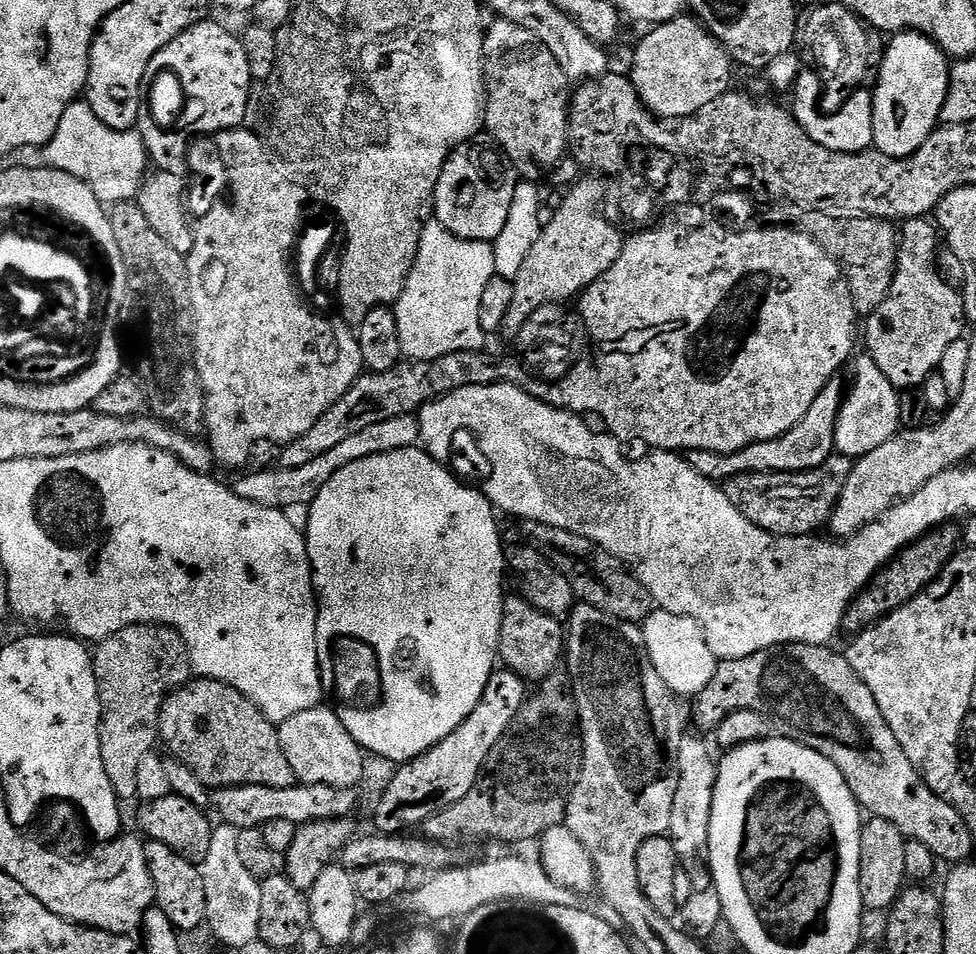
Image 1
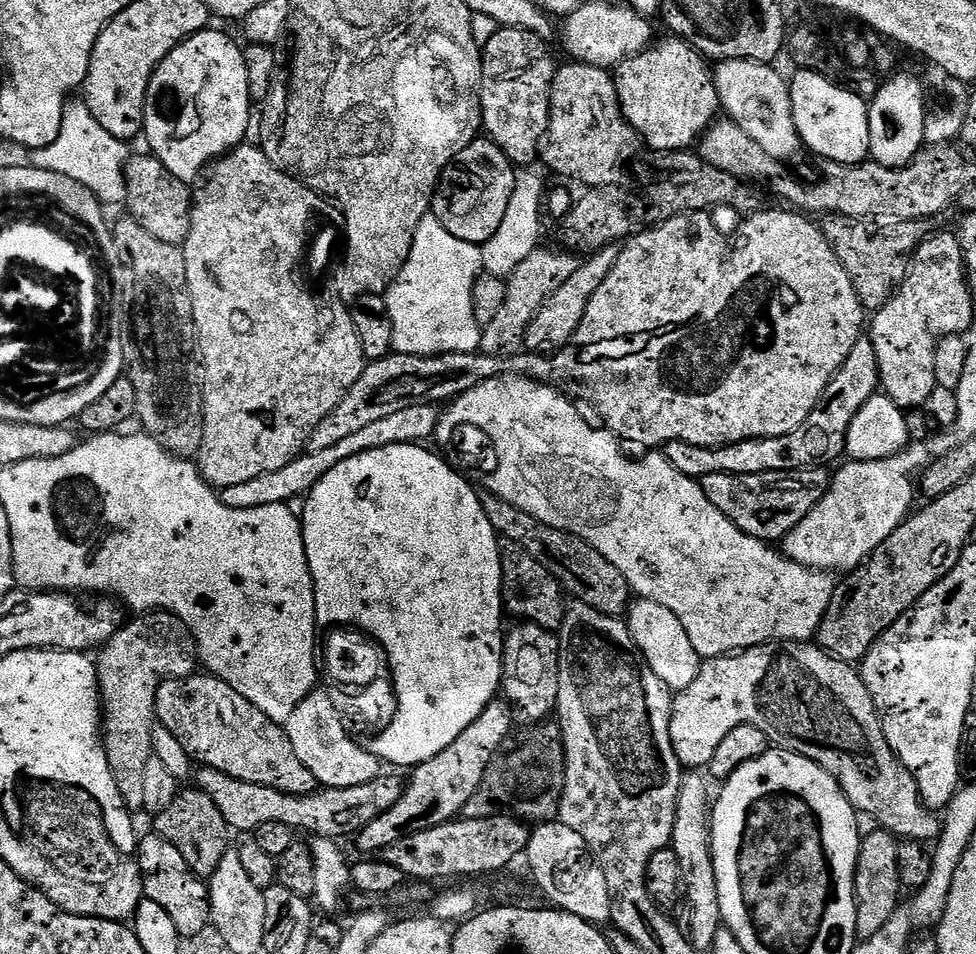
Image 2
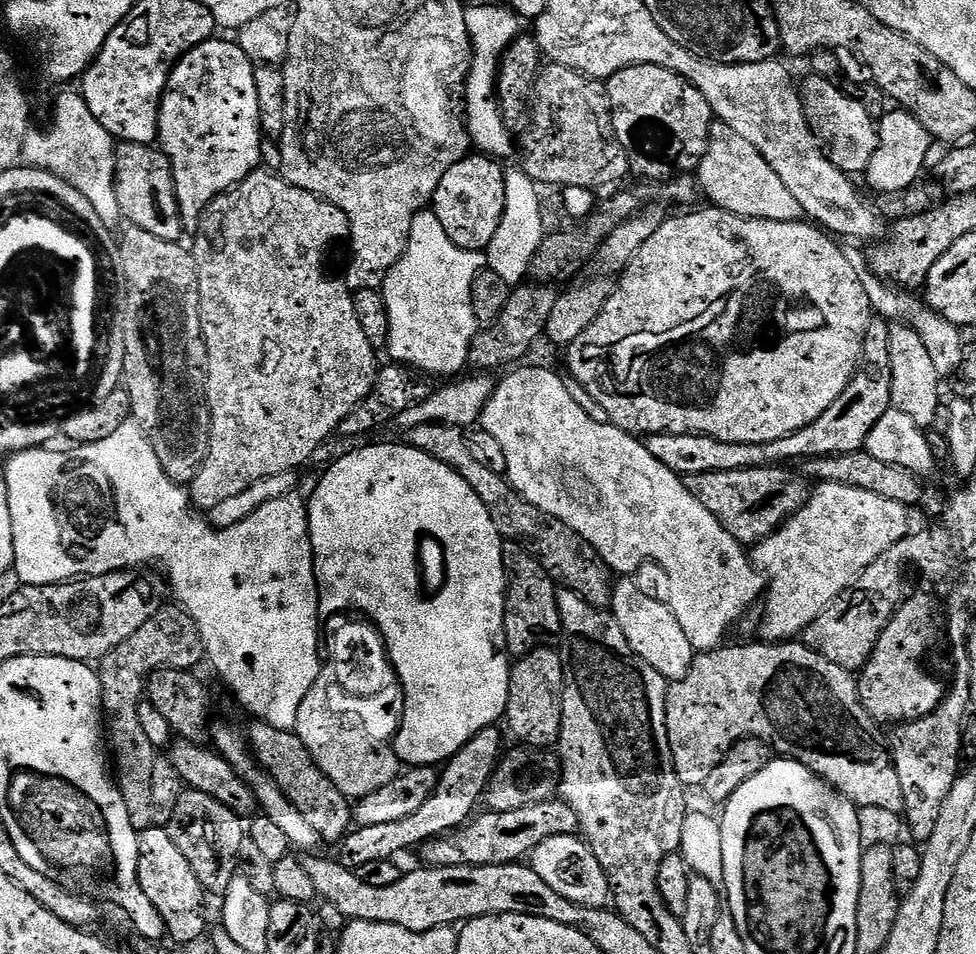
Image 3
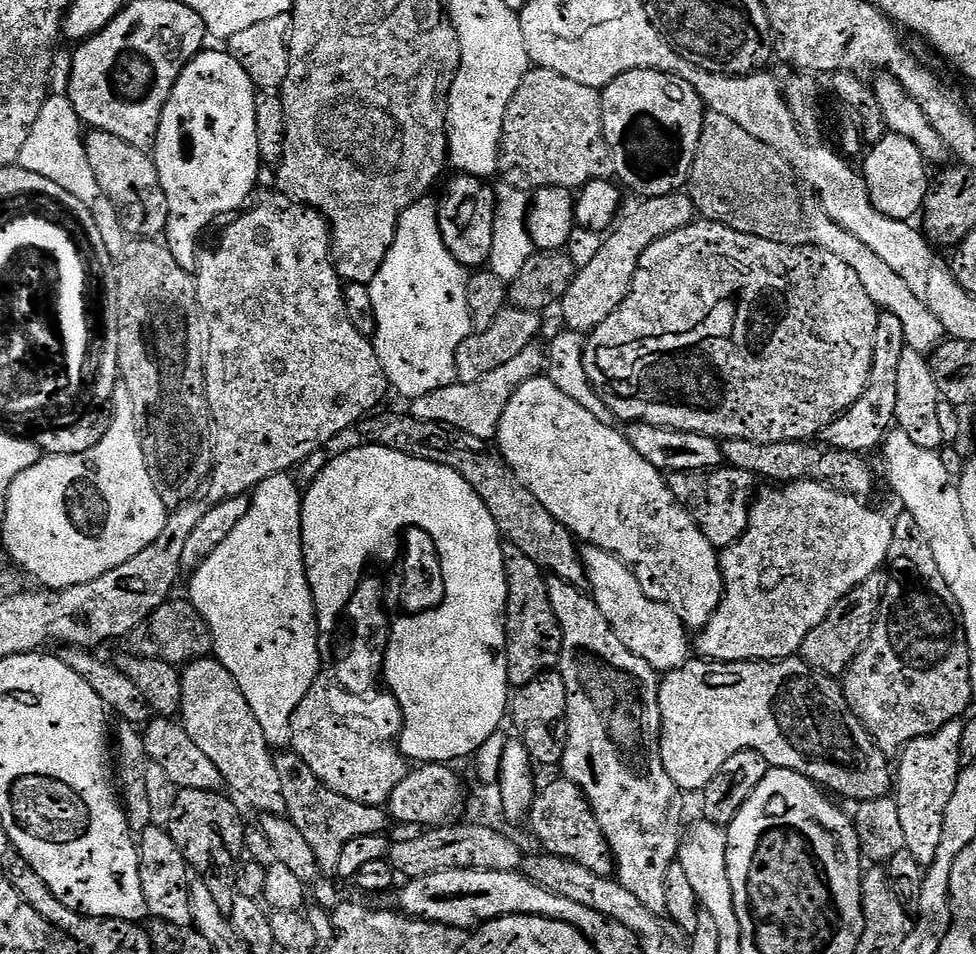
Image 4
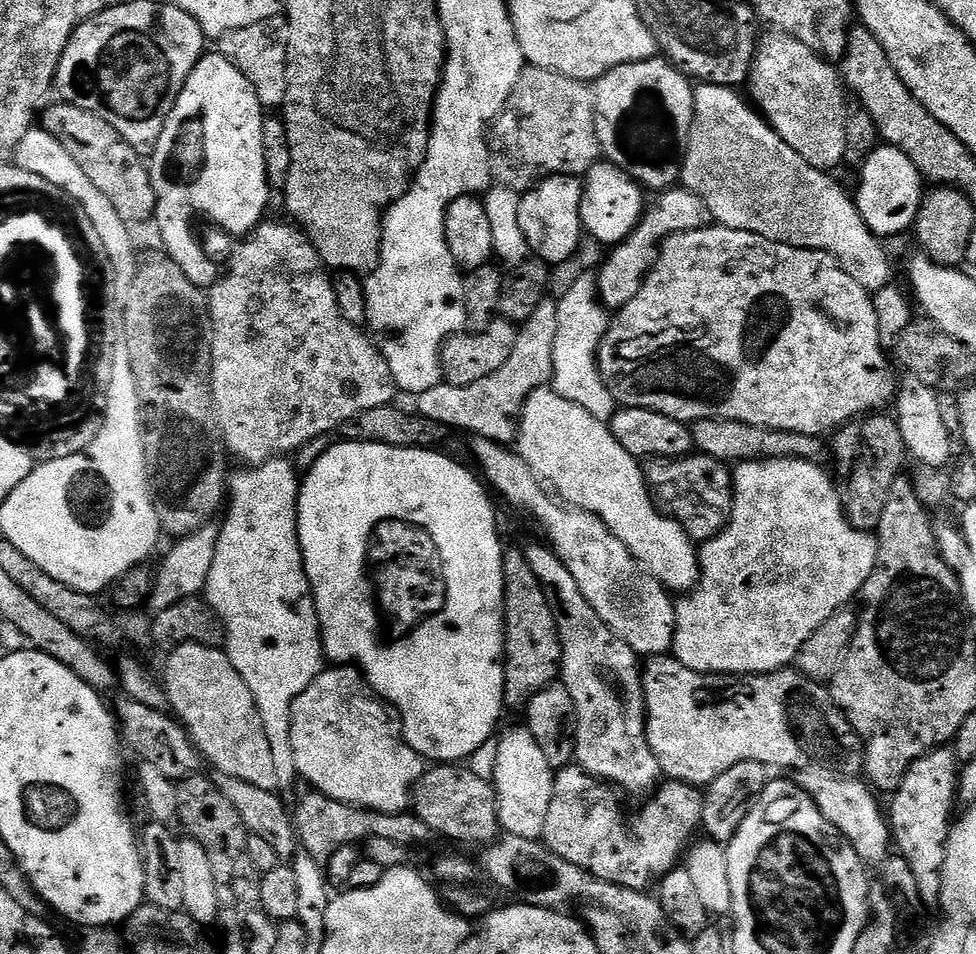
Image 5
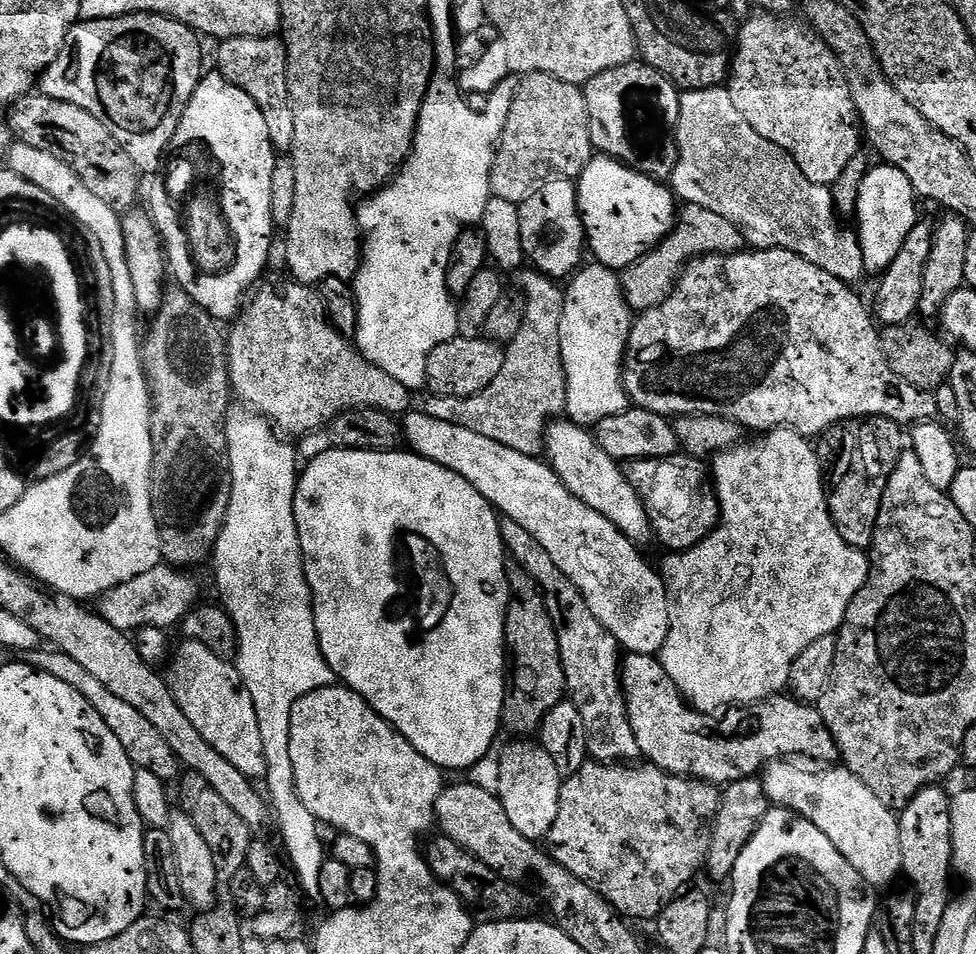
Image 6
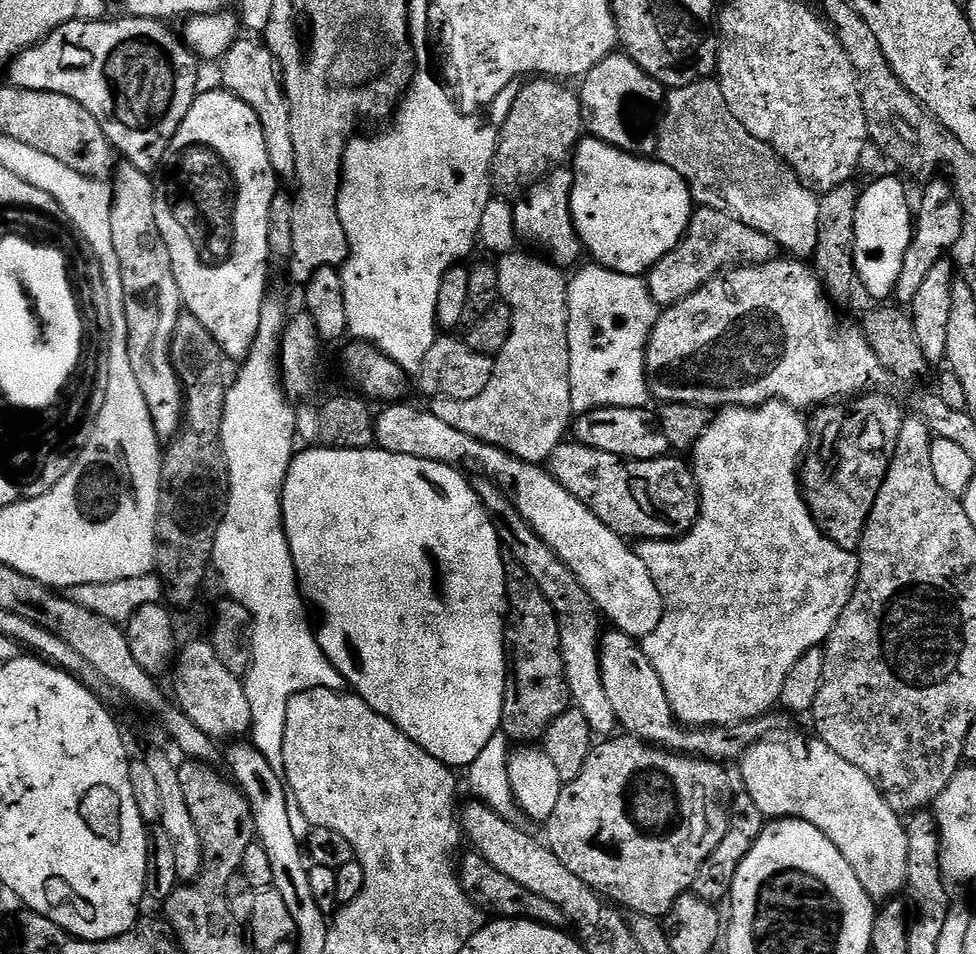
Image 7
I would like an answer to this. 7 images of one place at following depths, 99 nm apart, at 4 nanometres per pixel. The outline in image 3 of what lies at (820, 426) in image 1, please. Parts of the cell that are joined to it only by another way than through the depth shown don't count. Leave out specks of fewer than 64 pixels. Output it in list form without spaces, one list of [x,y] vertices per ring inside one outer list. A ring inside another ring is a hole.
[[[873,315],[870,326],[866,326],[864,335],[864,354],[859,368],[856,369],[852,380],[846,386],[846,390],[838,398],[838,402],[826,409],[826,414],[822,414],[810,426],[790,434],[786,438],[778,438],[774,442],[765,444],[735,444],[734,442],[722,442],[709,436],[683,436],[682,434],[654,434],[647,437],[646,443],[650,454],[662,462],[670,470],[674,470],[677,476],[687,478],[694,474],[706,474],[707,472],[725,472],[726,470],[742,470],[743,468],[766,468],[769,466],[784,466],[788,460],[803,462],[822,458],[823,456],[837,456],[838,454],[850,454],[859,452],[867,445],[870,430],[878,426],[878,418],[886,414],[892,407],[892,375],[890,374],[890,334],[892,328],[889,321],[883,316]]]

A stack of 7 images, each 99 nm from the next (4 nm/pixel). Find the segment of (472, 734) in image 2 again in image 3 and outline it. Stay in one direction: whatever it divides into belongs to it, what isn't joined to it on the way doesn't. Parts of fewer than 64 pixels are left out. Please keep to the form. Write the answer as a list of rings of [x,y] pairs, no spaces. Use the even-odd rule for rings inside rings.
[[[493,726],[474,734],[474,738],[470,738],[470,742],[462,746],[462,750],[452,755],[452,759],[443,765],[439,773],[436,789],[429,794],[426,802],[422,802],[422,806],[418,806],[418,810],[414,810],[414,814],[401,818],[399,822],[382,822],[349,831],[338,844],[340,864],[358,870],[370,862],[396,860],[399,852],[404,852],[407,848],[419,849],[421,844],[436,836],[463,828],[477,811],[476,803],[481,803],[496,765],[500,762],[502,747],[500,748],[498,729],[499,727]]]

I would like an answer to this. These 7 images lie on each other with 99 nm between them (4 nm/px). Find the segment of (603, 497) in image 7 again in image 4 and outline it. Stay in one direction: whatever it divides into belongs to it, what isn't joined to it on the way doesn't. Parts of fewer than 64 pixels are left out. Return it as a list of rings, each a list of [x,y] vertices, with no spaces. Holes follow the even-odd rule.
[[[721,466],[708,472],[673,472],[667,477],[674,498],[696,520],[696,525],[710,538],[717,550],[729,548],[748,525],[748,512],[757,495],[758,478],[746,470]]]

